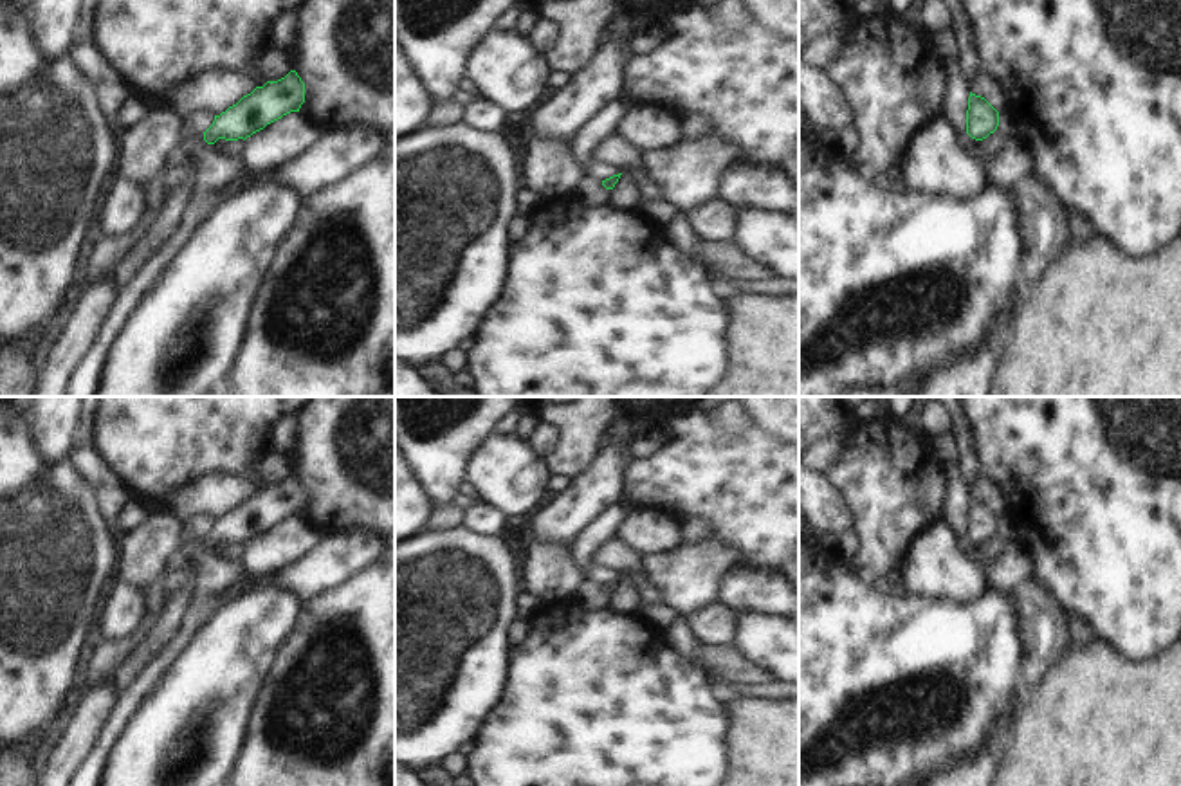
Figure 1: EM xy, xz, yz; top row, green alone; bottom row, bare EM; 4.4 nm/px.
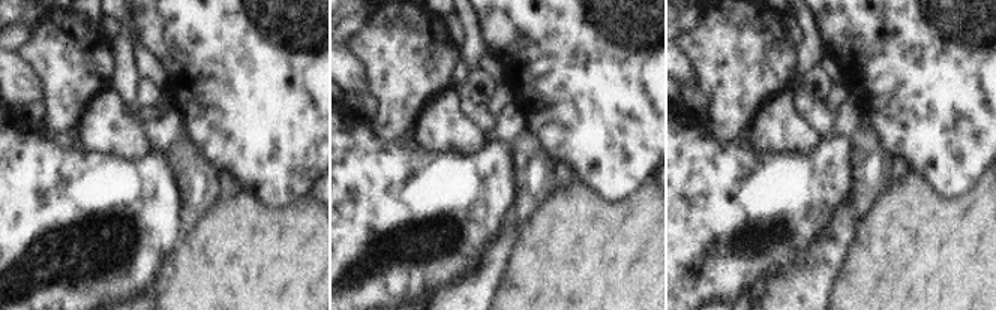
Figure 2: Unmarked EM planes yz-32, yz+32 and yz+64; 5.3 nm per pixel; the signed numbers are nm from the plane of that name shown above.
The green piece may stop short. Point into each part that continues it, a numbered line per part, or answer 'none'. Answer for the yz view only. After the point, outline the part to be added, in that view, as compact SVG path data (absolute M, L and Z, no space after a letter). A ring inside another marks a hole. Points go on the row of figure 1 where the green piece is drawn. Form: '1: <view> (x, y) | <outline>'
none

